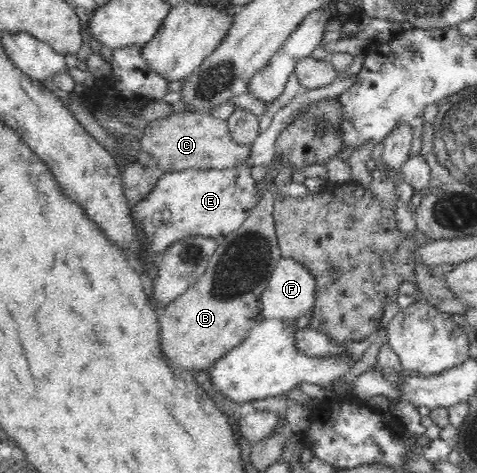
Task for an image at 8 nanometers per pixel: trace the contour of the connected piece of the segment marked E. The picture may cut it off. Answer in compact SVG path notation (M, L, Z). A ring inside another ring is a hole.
M133 162L131 165L119 164L119 172L122 175L126 200L133 206L133 219L141 225L145 244L149 245L148 255L151 262L155 262L175 241L188 236L201 235L220 239L231 234L245 222L253 206L259 202L259 198L255 196L256 180L251 177L251 168L242 163L223 170L189 168L176 173L165 173L151 163L143 167L141 163Z

